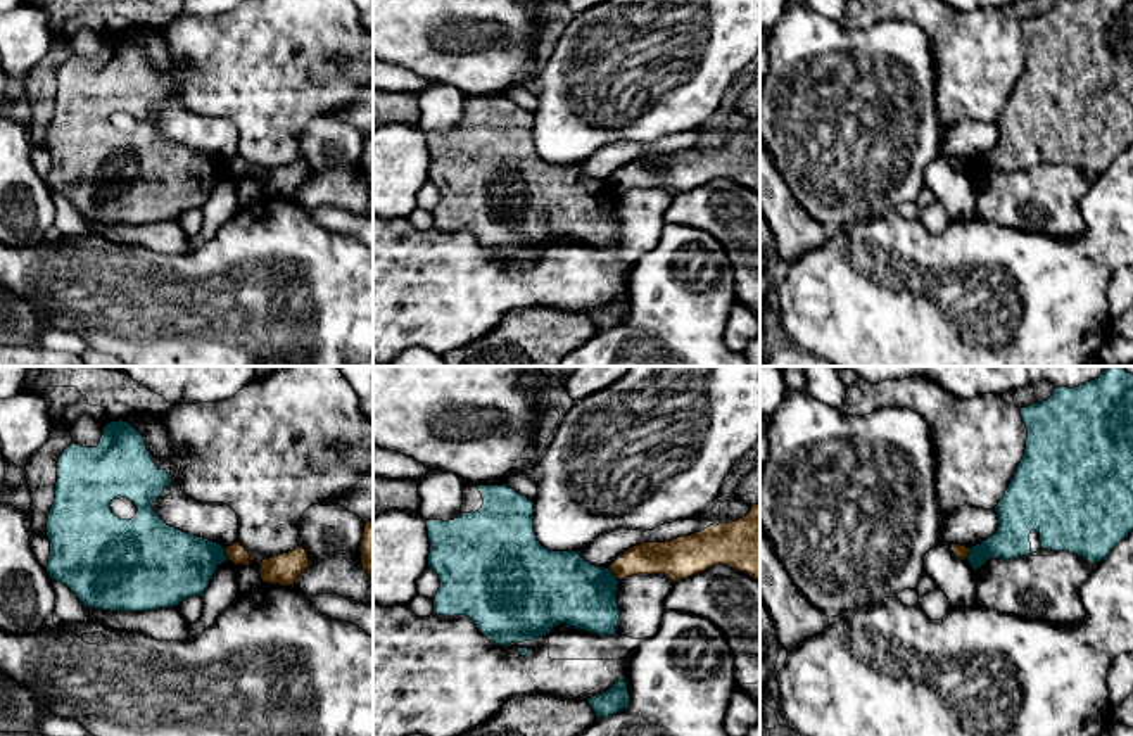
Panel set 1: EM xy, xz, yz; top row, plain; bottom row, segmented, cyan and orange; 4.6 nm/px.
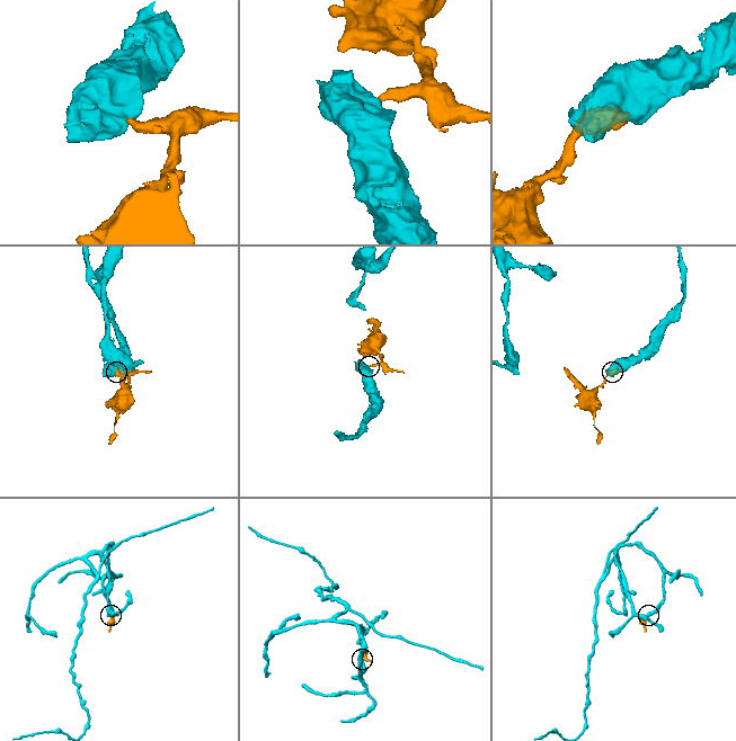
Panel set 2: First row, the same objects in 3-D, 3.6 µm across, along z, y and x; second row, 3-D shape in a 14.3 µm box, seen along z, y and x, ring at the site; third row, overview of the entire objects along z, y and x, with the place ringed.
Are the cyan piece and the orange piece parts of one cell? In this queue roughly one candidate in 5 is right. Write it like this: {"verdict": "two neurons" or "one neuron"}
{"verdict": "two neurons"}

